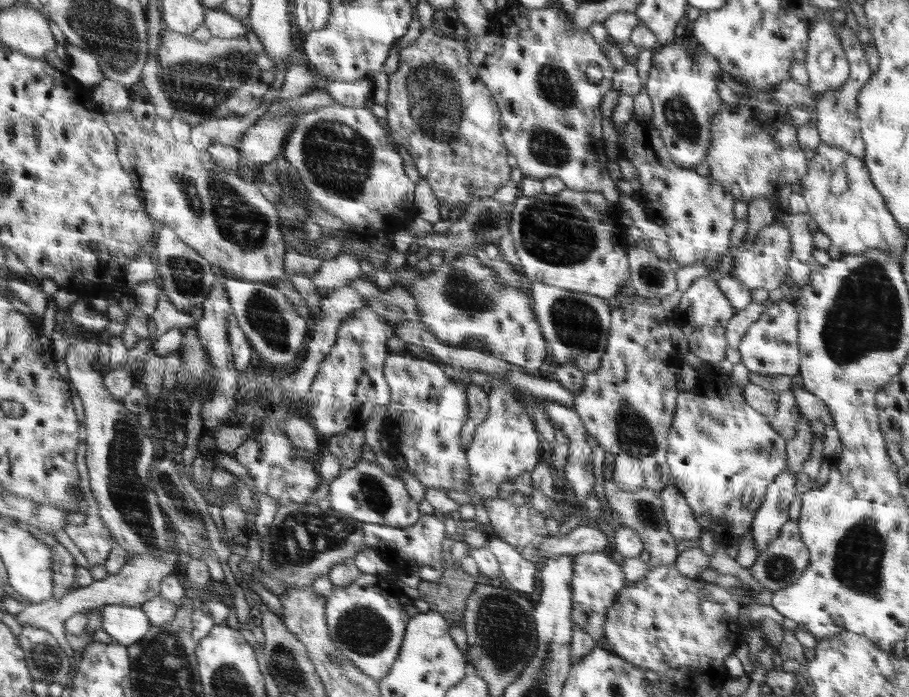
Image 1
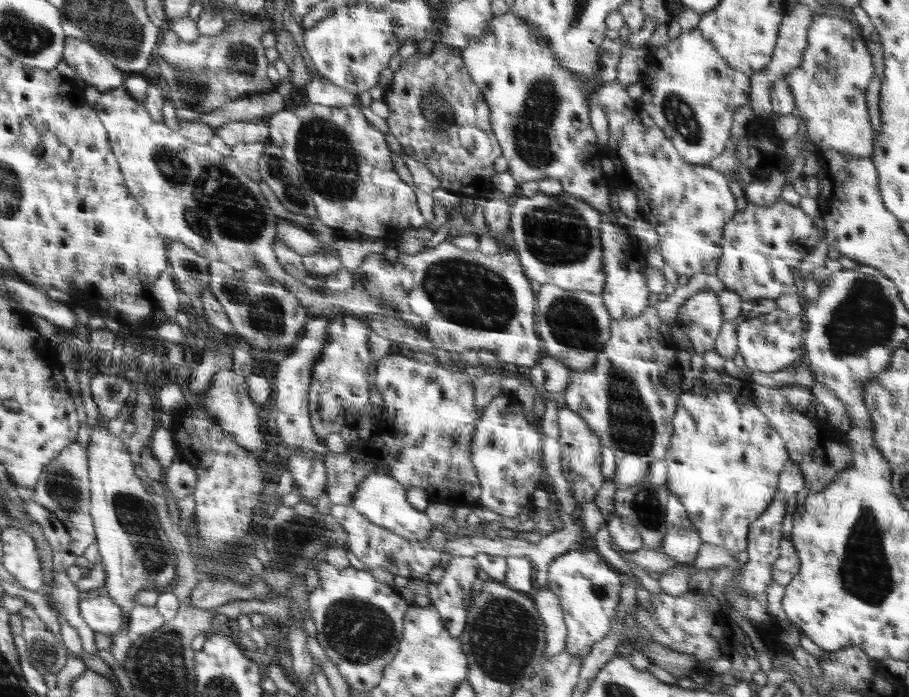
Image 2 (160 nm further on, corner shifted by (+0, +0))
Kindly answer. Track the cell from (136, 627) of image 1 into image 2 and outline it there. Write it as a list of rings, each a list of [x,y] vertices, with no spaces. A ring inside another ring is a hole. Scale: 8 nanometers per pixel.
[[[108,596],[84,598],[78,606],[80,616],[95,633],[113,635],[120,629],[129,630],[129,617]]]

